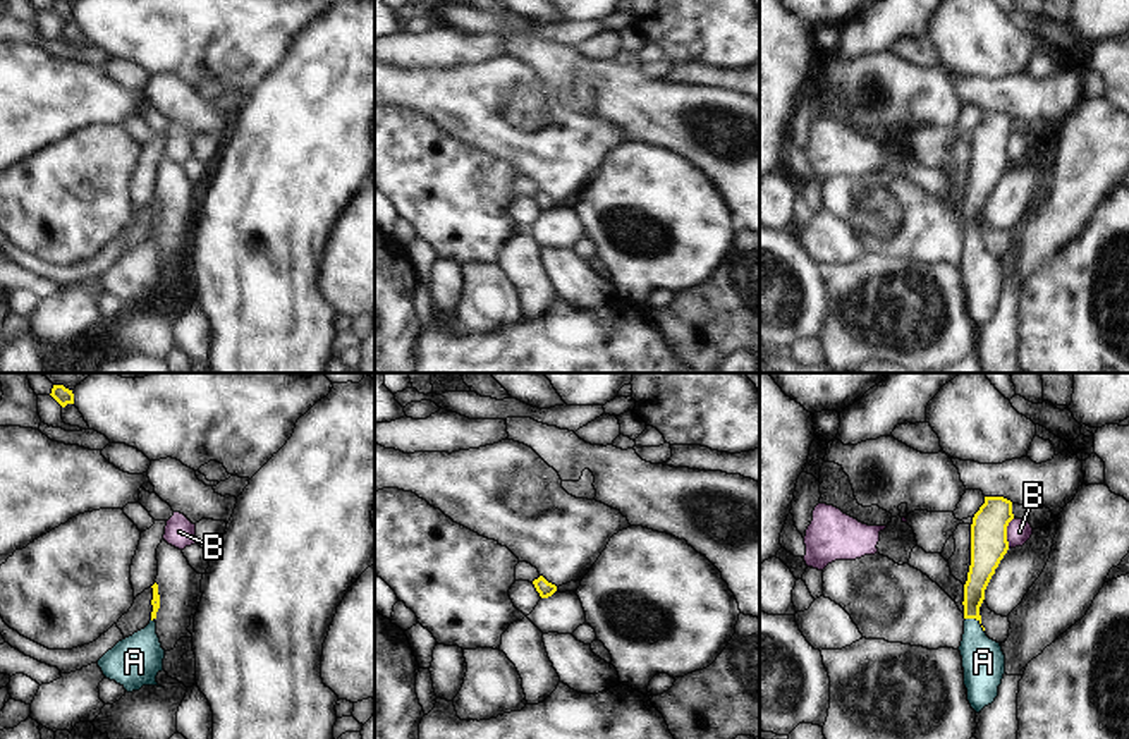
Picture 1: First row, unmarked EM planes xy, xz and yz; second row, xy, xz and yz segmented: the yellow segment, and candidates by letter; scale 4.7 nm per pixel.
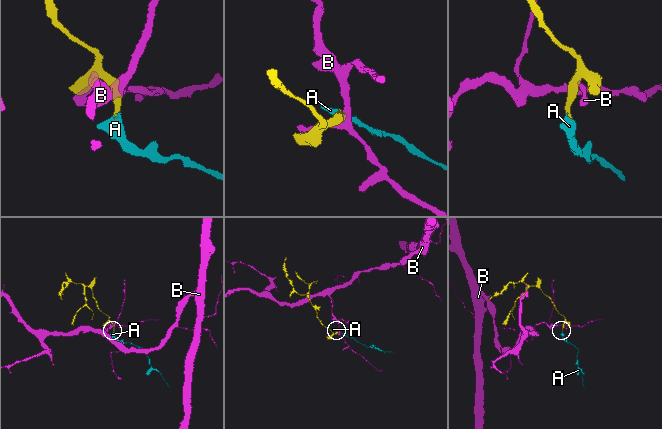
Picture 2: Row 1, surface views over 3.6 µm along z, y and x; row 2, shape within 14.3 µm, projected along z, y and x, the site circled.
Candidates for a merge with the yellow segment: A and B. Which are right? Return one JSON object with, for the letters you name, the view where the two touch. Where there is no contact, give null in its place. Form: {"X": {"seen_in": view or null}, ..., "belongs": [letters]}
{"A": {"seen_in": "yz"}, "belongs": ["A"]}

